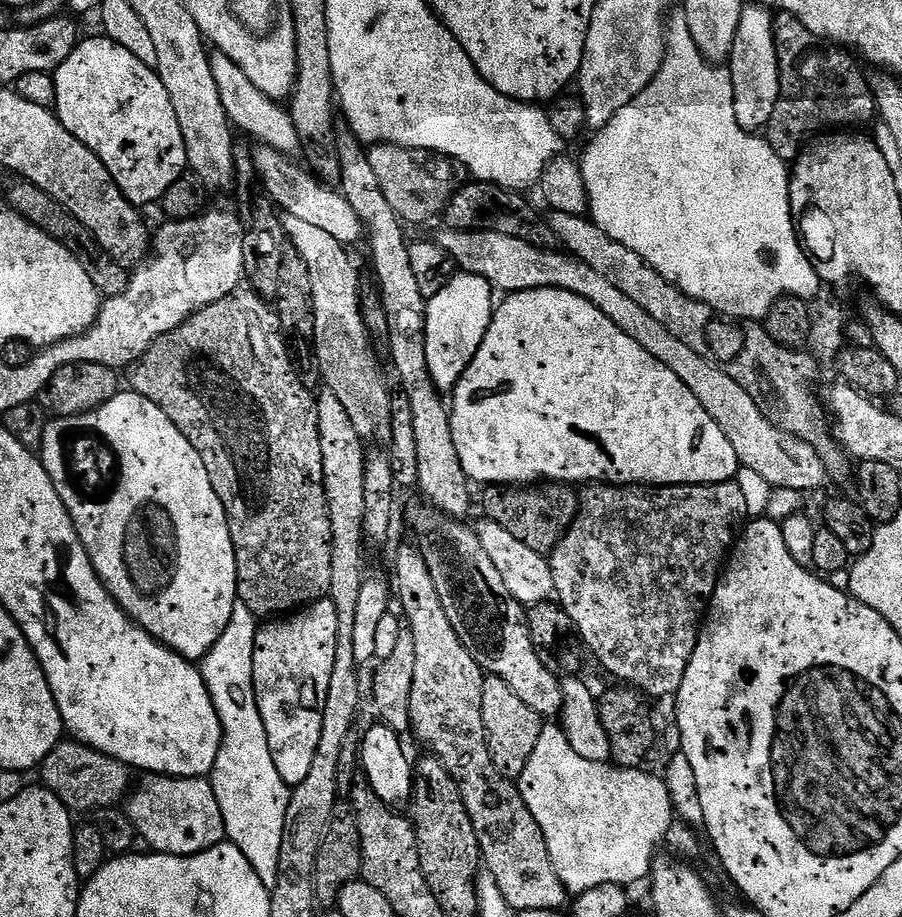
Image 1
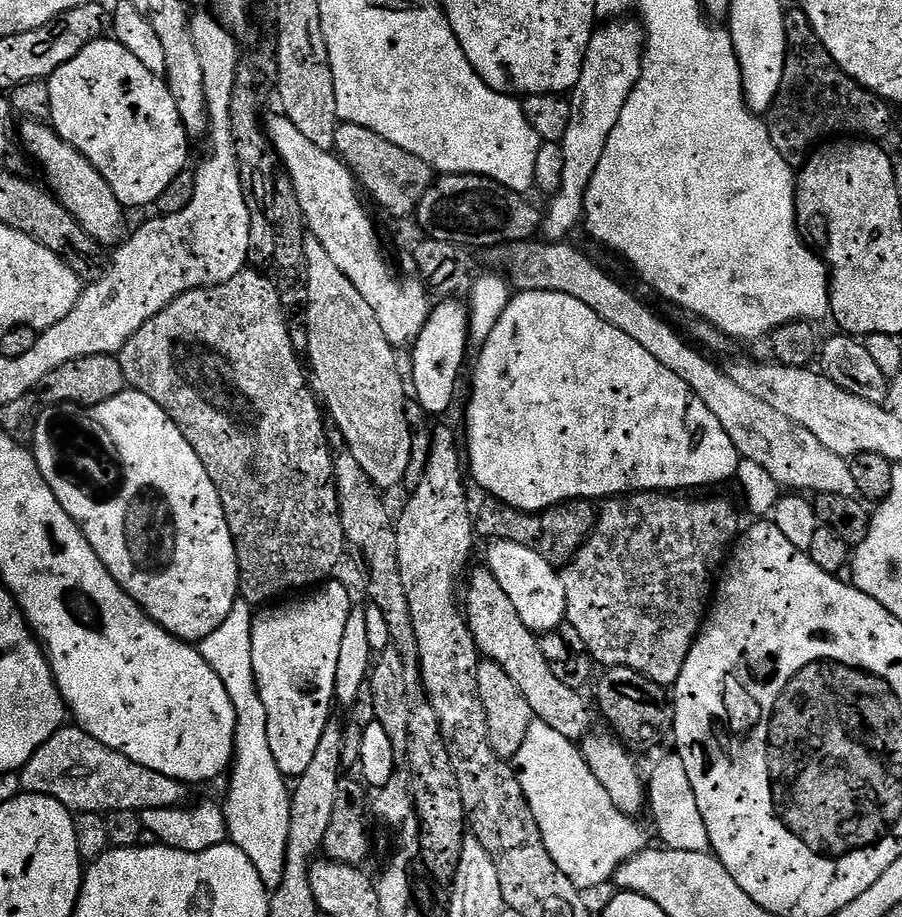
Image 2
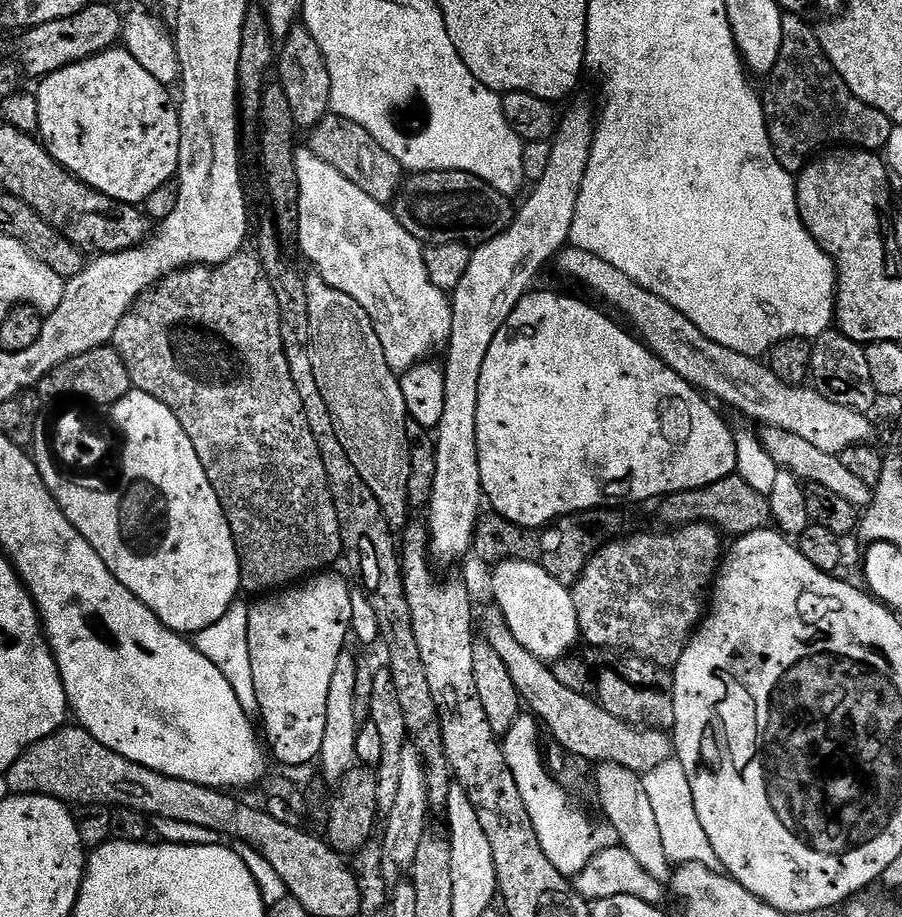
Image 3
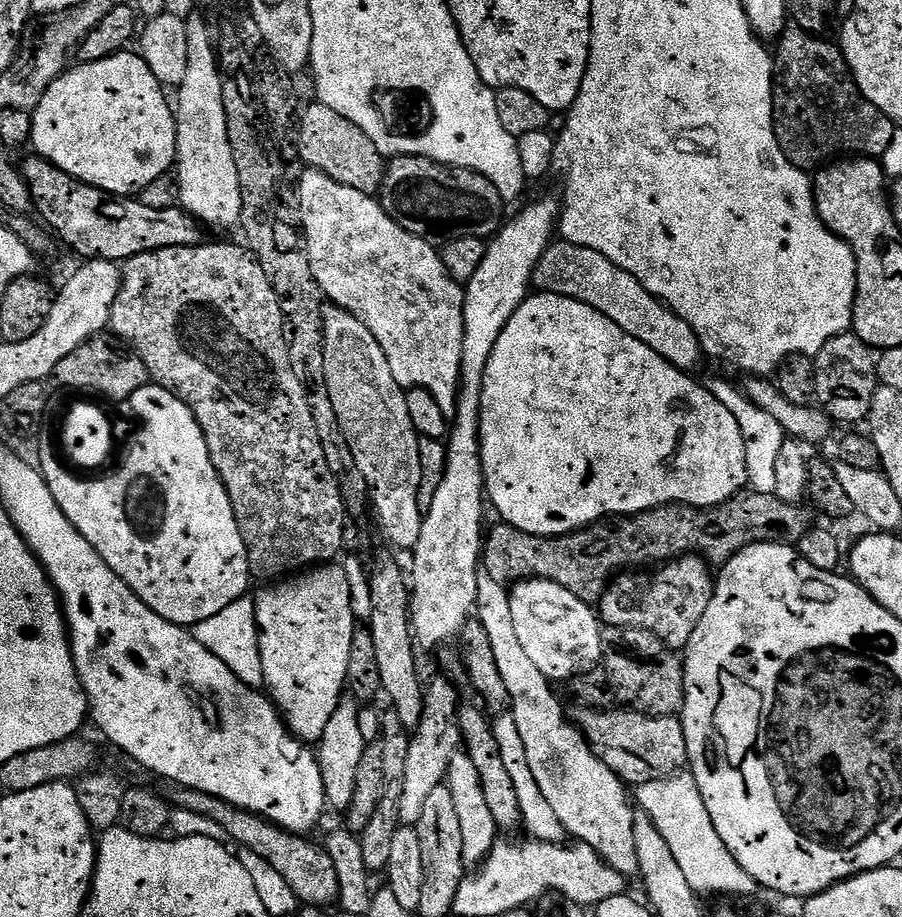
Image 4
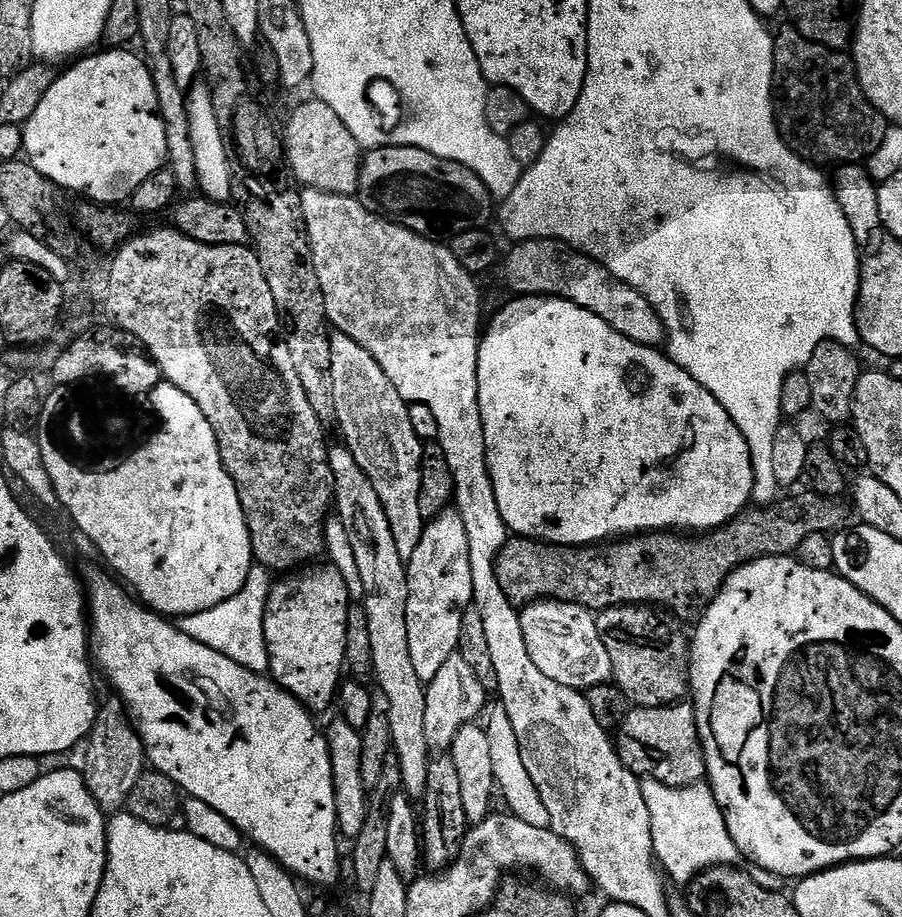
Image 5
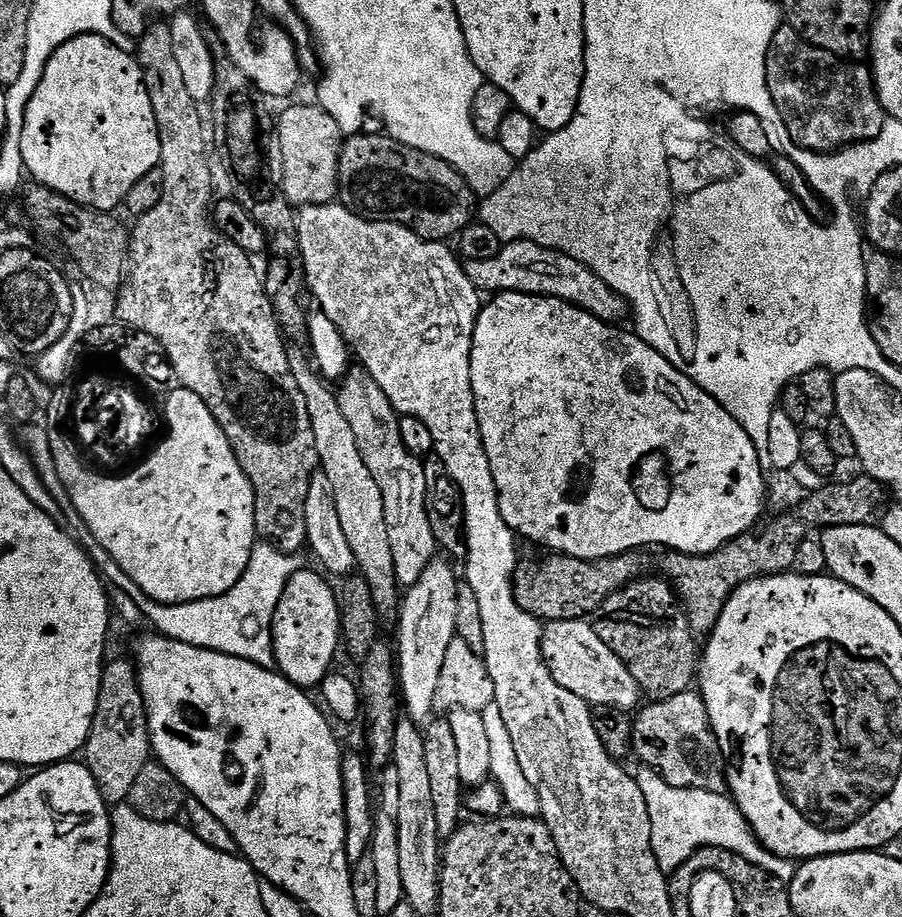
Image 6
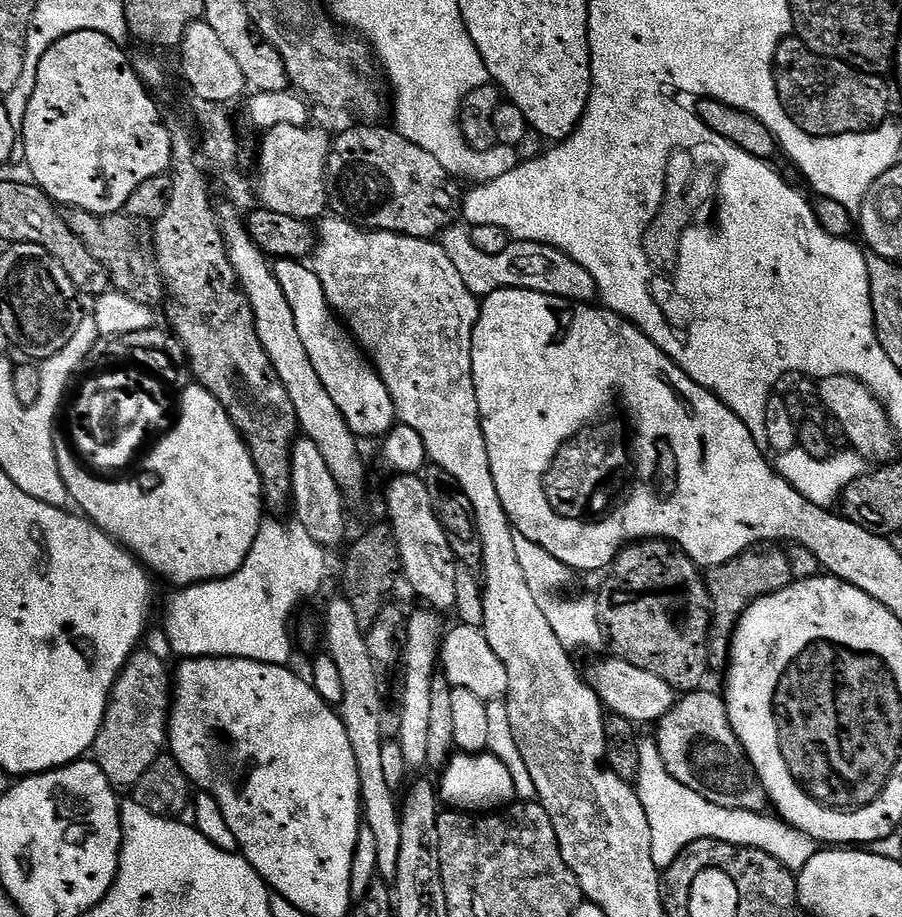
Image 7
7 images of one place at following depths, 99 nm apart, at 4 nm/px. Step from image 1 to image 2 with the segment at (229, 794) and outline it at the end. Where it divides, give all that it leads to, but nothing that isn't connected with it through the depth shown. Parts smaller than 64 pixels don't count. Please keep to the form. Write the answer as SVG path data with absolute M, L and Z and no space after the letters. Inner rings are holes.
M242 598L237 599L236 604L230 610L230 614L226 614L226 622L222 622L222 626L218 626L218 630L214 630L210 635L202 641L199 641L198 647L202 658L214 670L214 674L218 674L218 678L222 678L222 686L226 686L226 694L230 694L230 702L234 704L234 714L236 715L236 751L234 759L230 765L230 777L232 781L228 784L228 801L223 801L222 811L228 821L228 840L231 843L239 844L242 854L246 854L246 858L250 858L250 862L254 862L254 866L258 870L258 874L262 878L262 882L270 890L274 890L282 882L282 874L284 873L284 859L286 858L286 846L288 845L288 835L290 834L290 784L286 777L278 770L278 762L274 762L274 754L270 754L270 738L266 734L266 706L262 706L262 698L256 689L256 679L254 678L254 662L252 661L252 622L254 619L253 605L247 604Z

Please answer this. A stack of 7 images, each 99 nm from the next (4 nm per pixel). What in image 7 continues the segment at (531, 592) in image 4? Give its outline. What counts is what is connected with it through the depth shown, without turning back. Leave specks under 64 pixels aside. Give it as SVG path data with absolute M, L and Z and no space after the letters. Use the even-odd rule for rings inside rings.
M619 658L611 659L598 661L589 672L586 672L589 686L596 691L601 704L611 715L626 718L637 726L652 726L676 705L676 689L662 682L658 674L650 674L650 670L638 670L638 666L630 666L630 662Z

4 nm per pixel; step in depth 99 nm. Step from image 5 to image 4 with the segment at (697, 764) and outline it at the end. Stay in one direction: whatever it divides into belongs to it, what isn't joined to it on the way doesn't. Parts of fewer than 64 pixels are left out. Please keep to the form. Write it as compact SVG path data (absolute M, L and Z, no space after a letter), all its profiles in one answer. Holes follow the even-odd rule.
M591 706L581 707L581 712L574 716L575 723L589 746L594 750L610 770L619 776L628 786L639 786L646 782L664 780L667 776L677 775L687 765L688 751L686 750L686 734L684 733L684 721L679 715L675 716L647 716L641 712L631 710L597 710Z

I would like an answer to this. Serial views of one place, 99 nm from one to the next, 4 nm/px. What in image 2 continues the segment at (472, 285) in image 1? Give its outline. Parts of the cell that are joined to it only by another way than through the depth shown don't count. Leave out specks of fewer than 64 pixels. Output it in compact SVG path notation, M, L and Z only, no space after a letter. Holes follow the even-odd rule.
M448 298L431 309L428 313L426 326L418 334L415 344L411 345L412 352L412 380L410 376L410 388L416 391L415 403L421 412L429 417L435 418L443 412L448 412L452 408L452 403L456 400L456 383L460 380L460 367L464 364L464 359L468 356L470 341L468 338L468 309L463 303L459 304L459 299Z

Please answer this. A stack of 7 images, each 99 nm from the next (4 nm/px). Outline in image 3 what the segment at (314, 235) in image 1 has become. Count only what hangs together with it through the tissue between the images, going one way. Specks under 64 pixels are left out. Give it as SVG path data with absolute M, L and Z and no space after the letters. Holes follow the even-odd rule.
M319 274L309 275L307 281L308 317L312 335L310 347L318 390L322 390L322 398L326 398L326 406L330 406L330 414L340 432L342 446L346 446L346 454L350 454L350 462L358 466L358 474L362 474L366 486L374 490L374 498L378 498L384 508L388 525L394 530L403 529L410 520L407 491L410 490L412 442L408 440L407 426L410 421L400 376L390 366L390 362L386 362L386 354L370 314L366 314L366 310L362 310L362 306L358 306L350 294L342 294L342 290L330 286Z

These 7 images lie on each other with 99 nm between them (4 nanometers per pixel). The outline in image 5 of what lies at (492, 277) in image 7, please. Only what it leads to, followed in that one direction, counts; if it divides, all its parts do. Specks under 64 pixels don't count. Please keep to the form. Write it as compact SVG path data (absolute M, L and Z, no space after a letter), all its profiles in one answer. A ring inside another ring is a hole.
M525 240L517 243L516 248L503 261L504 280L513 288L513 293L521 296L554 296L558 300L569 300L590 314L598 314L602 322L614 326L618 334L626 334L639 344L651 348L663 345L666 340L662 318L650 306L647 298L634 286L614 278L596 260L575 252L569 244L561 240Z

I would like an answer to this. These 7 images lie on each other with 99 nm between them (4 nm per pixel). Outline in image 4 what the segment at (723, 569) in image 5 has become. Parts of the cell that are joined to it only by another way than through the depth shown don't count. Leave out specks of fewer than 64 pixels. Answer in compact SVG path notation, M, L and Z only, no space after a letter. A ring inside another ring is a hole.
M745 490L731 496L717 508L691 508L688 504L664 504L650 512L640 512L637 516L618 516L600 520L587 528L580 528L565 536L535 536L520 532L514 526L503 522L487 529L482 540L482 571L490 574L494 582L505 586L519 584L521 580L549 580L574 594L580 600L599 601L610 581L625 570L640 570L643 564L663 566L675 562L681 556L703 556L709 565L722 566L734 554L738 554L747 544L790 544L799 545L802 534L806 534L813 523L813 513L800 504L782 502L775 492L762 494Z

